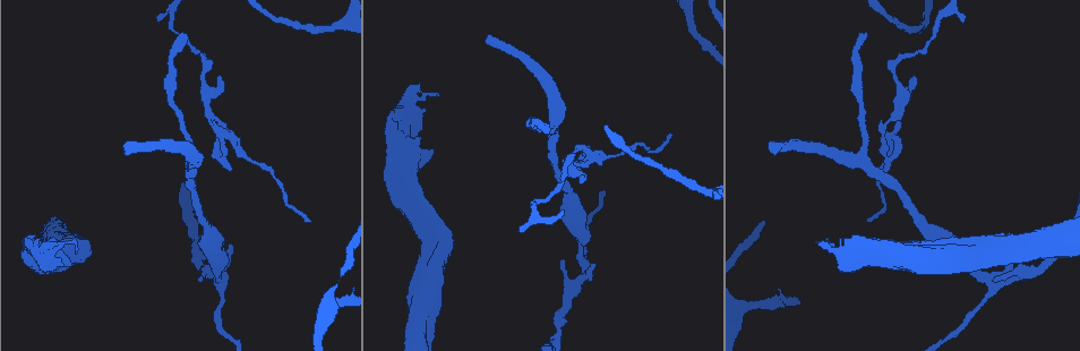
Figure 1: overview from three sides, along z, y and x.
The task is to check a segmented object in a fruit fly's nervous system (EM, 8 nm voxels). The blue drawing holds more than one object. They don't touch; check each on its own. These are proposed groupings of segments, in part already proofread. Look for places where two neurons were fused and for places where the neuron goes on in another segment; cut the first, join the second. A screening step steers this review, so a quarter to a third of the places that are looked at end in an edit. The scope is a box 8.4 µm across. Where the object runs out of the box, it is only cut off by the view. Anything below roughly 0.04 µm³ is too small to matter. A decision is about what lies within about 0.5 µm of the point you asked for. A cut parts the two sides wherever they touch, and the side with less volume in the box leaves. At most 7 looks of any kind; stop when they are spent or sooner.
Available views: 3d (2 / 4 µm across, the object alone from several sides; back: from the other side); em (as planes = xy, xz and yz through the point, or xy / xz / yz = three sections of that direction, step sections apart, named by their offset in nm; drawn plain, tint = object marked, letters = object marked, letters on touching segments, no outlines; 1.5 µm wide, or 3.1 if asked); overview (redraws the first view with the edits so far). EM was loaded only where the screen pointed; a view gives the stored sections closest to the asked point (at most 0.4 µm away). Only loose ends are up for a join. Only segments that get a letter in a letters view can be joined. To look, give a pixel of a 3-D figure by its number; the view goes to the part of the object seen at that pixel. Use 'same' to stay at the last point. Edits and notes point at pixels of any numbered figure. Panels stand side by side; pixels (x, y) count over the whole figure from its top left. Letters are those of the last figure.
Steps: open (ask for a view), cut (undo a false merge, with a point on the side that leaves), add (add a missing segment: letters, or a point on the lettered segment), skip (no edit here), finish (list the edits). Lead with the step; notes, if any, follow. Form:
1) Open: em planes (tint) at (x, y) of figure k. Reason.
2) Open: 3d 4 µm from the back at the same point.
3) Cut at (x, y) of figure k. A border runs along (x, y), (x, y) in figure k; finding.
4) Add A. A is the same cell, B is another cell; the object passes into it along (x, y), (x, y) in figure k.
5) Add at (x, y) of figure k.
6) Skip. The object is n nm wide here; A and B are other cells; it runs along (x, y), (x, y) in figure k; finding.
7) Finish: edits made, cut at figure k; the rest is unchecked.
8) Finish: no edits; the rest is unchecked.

Open: 3d 4 µm at (886, 168) of figure 1. Tapers out.

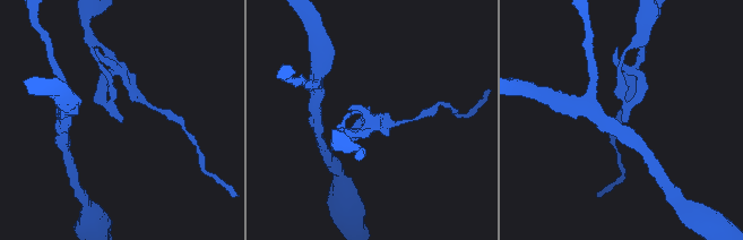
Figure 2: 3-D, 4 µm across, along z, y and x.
Open: em xy step 8 (letters) at (626, 122) of figure 2.

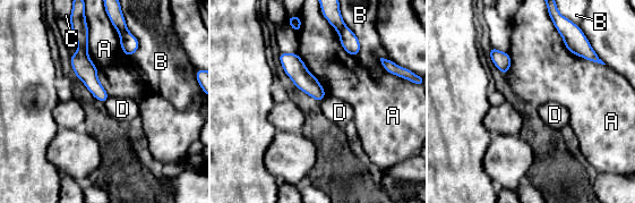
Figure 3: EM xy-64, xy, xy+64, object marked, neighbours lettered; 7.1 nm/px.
Skip. A, B, C and D are other cells; it runs along (80, 36), (83, 67), (103, 98) in figure 3; no lettered segment goes on from it.

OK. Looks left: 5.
Open: em xz step 8 (letters) at (691, 24) of figure 1. Sudden change in width.

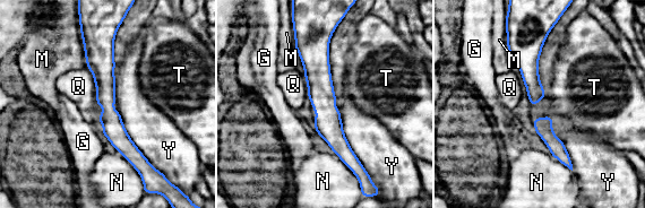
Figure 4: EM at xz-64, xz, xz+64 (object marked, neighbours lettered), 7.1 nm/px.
Skip. G, M, N, Q, T and Y are other cells; it runs along (319, 40), (328, 124), (355, 167) in figure 4; continuous, no second neuron.

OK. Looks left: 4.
Open: em planes (letters) at (127, 151) of figure 1. End of a long branch.

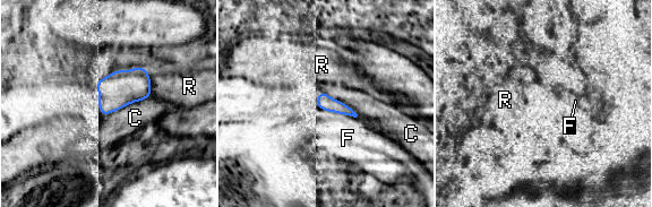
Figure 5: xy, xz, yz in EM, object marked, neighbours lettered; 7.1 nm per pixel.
Skip. The longest contact is with C, 340 nm; C, F and R are other cells; a border runs along (148, 96), (131, 102), (105, 115) in figure 5; none of them fits.

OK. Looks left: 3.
Finish: no edits; the rest is unchecked.

